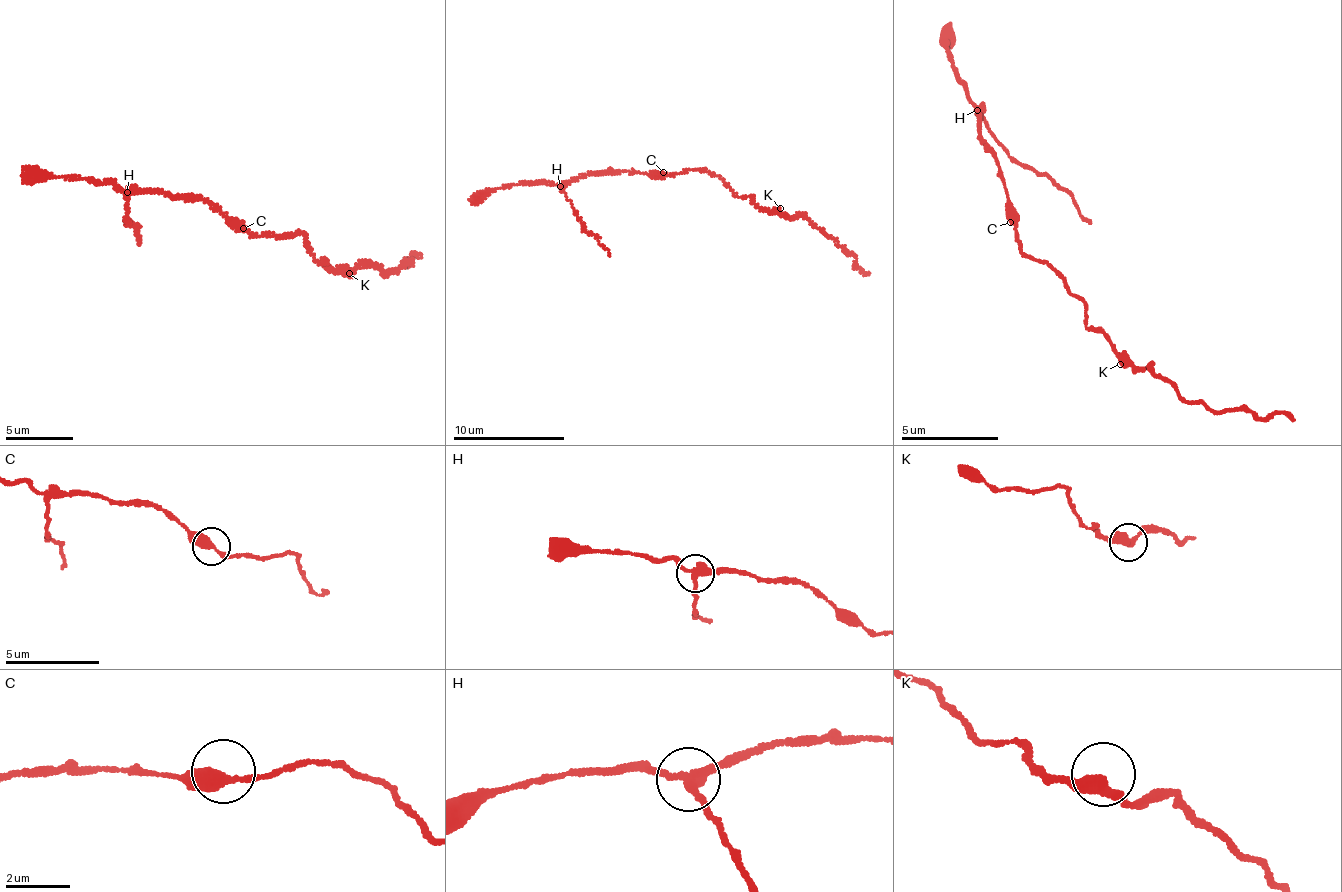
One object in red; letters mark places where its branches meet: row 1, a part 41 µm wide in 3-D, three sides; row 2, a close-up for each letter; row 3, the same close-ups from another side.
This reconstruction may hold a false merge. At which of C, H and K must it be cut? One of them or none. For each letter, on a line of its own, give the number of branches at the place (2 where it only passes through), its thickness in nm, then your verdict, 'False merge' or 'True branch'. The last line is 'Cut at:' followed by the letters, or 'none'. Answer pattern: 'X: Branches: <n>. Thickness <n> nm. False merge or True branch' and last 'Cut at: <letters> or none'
C: Branches: 2. Thickness 400 nm. True branch
H: Branches: 3. Thickness 280 nm. False merge
K: Branches: 2. Thickness 400 nm. True branch
Cut at: H

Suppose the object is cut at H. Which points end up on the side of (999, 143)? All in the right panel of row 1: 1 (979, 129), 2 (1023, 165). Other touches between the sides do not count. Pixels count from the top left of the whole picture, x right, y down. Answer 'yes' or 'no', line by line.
1: no
2: yes

